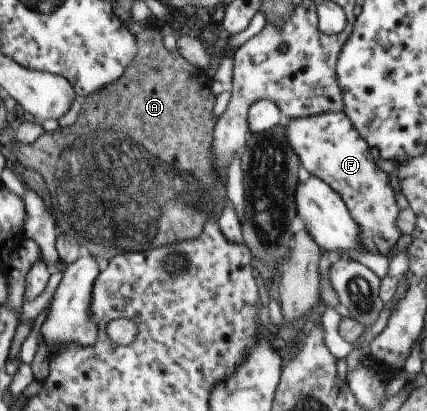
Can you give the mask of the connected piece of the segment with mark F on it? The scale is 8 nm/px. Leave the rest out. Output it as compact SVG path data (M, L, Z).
M341 110L288 119L284 131L303 168L340 194L361 230L360 250L392 258L393 246L402 235L396 225L400 210L393 199L388 174L371 157L367 143L358 136L345 113Z

